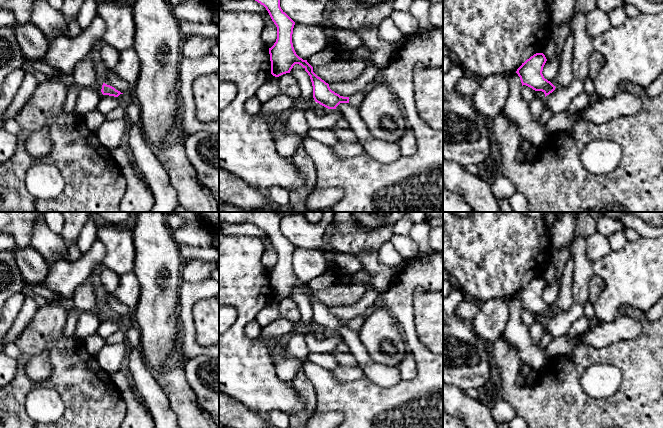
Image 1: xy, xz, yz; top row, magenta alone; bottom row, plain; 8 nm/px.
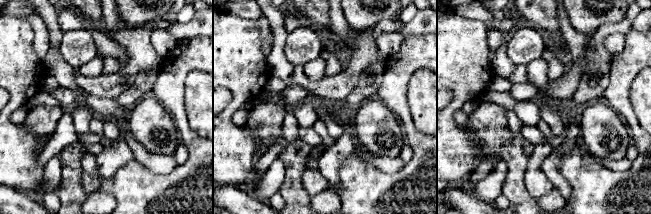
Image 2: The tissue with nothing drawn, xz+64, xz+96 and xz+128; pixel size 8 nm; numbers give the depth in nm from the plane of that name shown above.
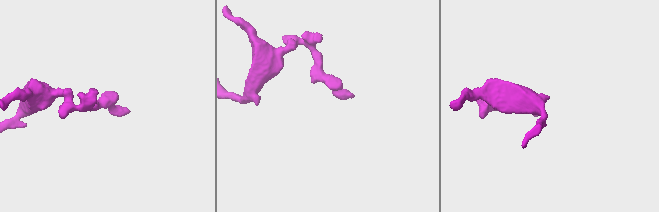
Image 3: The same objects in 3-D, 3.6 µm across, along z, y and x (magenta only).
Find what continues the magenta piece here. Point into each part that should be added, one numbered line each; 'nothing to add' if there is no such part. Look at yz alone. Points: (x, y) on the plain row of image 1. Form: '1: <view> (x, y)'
1: yz (559, 324)

